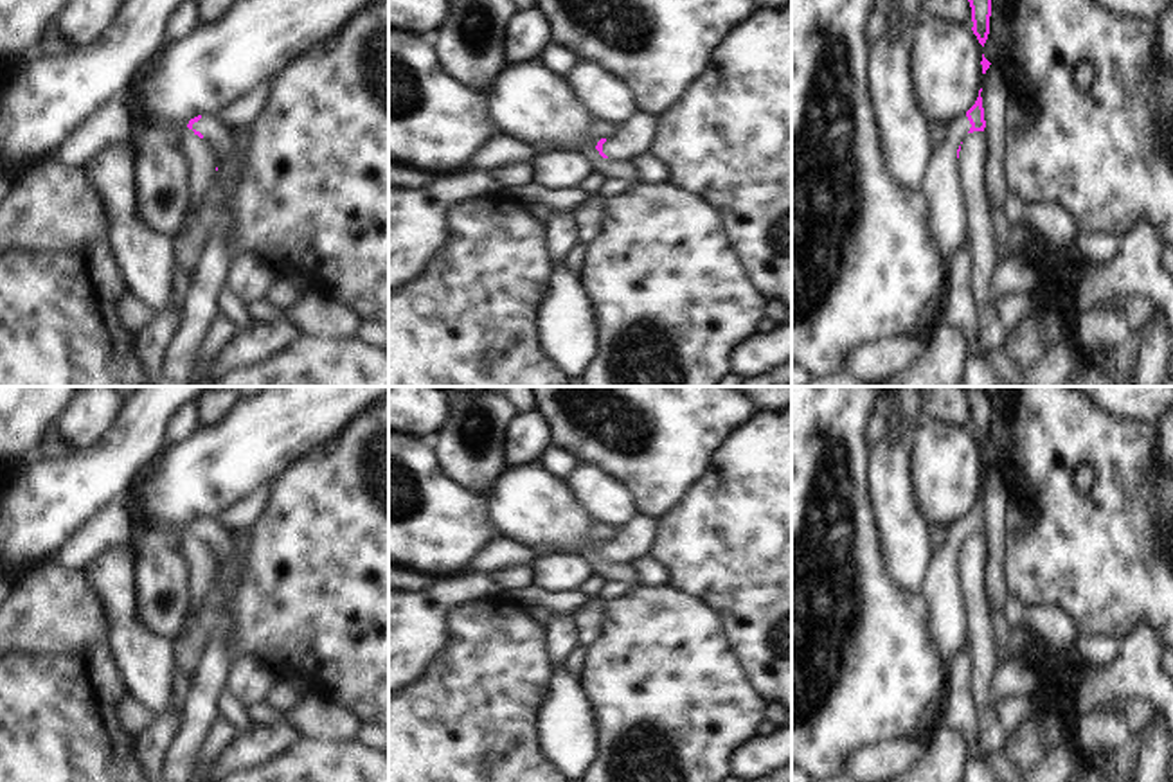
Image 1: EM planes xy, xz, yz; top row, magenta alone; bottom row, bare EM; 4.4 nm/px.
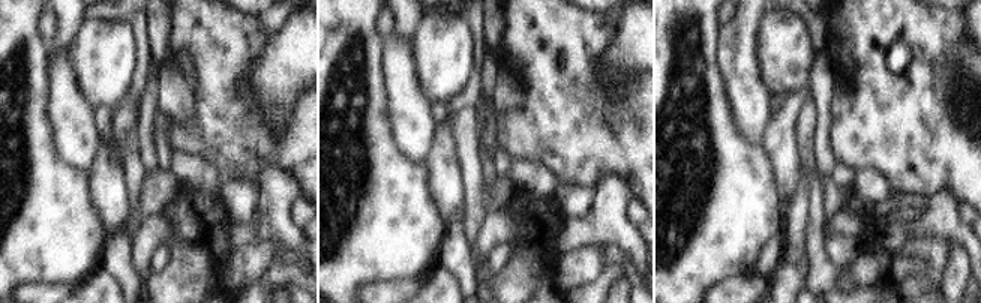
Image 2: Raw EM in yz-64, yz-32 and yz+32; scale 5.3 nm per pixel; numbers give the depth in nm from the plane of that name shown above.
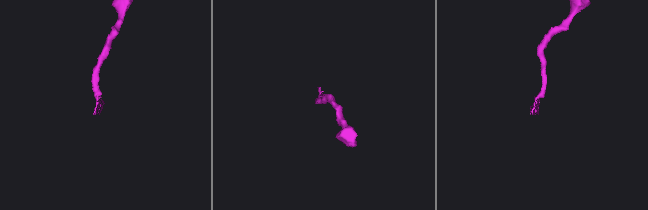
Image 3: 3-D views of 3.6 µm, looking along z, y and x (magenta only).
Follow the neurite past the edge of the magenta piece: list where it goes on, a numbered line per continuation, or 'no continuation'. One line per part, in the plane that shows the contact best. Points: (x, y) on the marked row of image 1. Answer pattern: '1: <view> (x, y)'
1: xy (195, 239)

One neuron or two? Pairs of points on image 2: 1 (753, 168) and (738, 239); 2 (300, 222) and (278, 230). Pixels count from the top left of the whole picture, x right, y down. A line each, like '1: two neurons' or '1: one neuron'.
1: one neuron
2: two neurons

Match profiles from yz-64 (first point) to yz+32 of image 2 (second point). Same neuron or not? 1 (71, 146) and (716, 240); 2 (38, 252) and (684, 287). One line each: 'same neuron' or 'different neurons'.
1: different neurons
2: same neuron

